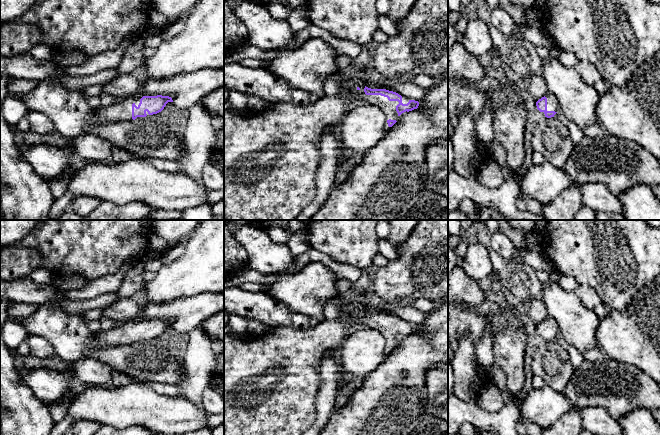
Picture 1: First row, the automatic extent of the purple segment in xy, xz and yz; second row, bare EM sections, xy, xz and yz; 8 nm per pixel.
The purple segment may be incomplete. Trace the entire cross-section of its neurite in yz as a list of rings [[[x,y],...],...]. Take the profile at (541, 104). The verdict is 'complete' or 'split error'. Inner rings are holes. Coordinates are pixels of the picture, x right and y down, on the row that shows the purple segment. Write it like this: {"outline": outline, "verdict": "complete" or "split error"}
{"outline": [[[550,92],[536,102],[537,109],[547,118],[554,117],[560,112],[560,106],[557,98]]], "verdict": "split error"}

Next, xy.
{"outline": [[[133,95],[122,100],[116,100],[108,107],[100,105],[97,109],[92,111],[92,119],[101,122],[131,121],[140,119],[161,112],[168,102],[173,102],[172,98],[169,96]]], "verdict": "split error"}

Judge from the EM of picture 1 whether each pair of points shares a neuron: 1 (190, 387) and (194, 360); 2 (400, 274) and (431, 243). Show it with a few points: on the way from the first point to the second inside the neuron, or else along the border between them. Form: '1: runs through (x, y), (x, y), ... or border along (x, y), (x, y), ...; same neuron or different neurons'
1: runs through (194, 380), (194, 367); same neuron
2: runs through (410, 270), (416, 269), (426, 259), (426, 253); same neuron

